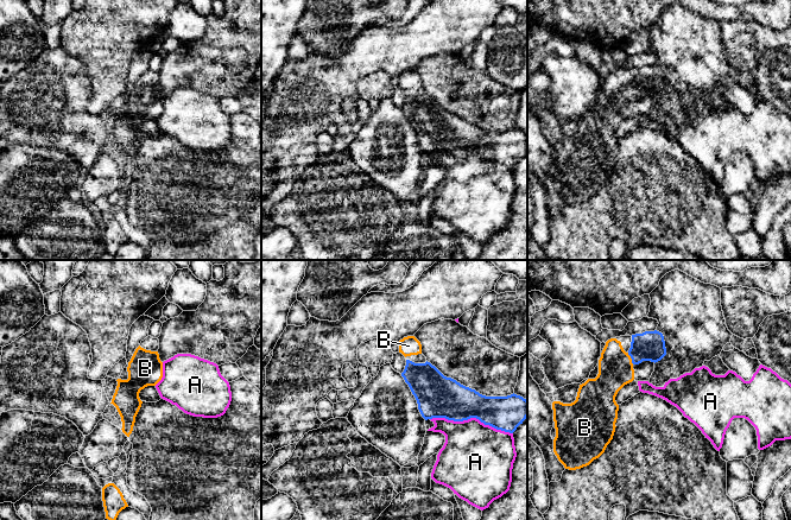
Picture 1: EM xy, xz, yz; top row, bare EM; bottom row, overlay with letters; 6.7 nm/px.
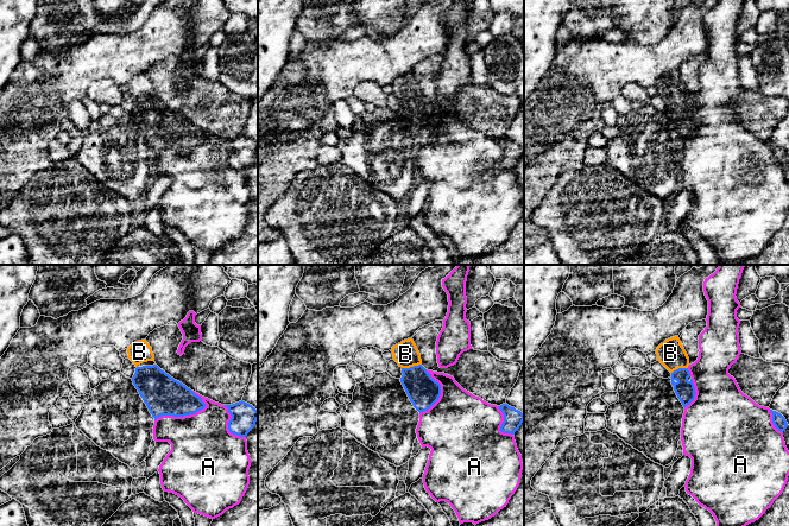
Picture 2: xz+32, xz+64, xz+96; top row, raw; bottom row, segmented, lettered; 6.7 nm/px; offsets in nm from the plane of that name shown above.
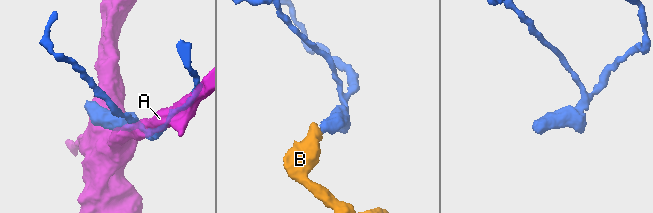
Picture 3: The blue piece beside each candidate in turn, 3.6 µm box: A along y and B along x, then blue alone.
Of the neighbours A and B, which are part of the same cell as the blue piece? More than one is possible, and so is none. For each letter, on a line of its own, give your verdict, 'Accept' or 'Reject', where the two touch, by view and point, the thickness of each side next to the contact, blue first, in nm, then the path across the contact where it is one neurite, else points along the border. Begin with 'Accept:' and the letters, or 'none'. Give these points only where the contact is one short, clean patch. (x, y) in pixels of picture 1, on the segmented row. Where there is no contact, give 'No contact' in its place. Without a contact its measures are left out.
Accept: B
A: Reject. Touches blue at xz (472, 417). Thickness 280 nm (blue) against 420 nm
B: Accept. Touches blue at yz (631, 357). Thickness 200 nm (blue) against 240 nm. Path across: yz (650, 346), (644, 347), (631, 357), (615, 369)

